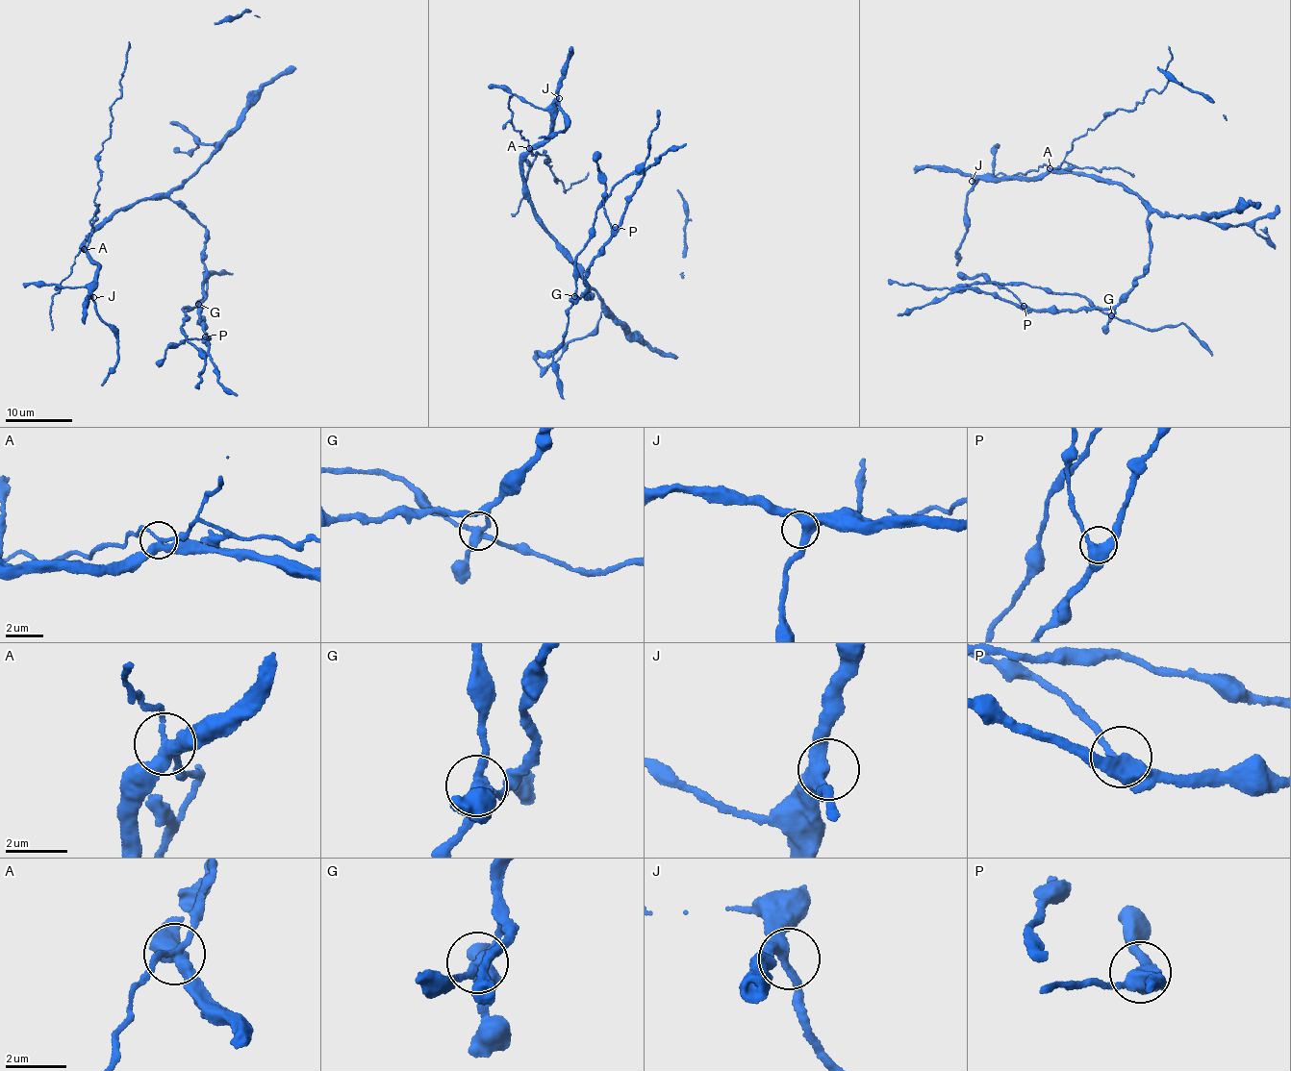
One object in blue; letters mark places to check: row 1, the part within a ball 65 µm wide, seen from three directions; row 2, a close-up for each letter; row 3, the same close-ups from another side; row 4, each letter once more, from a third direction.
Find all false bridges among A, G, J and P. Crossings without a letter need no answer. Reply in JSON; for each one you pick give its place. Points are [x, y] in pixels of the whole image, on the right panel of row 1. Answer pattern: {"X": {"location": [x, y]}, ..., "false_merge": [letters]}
{"A": {"location": [1050, 168]}, "G": {"location": [1111, 315]}, "false_merge": ["A", "G"]}

